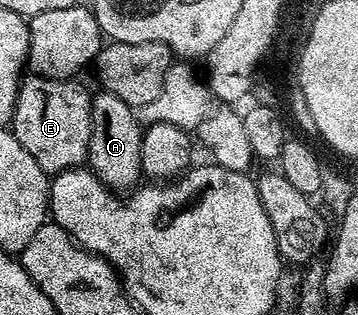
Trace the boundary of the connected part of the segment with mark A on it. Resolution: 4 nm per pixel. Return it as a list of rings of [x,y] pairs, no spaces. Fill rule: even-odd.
[[[101,90],[93,96],[91,106],[91,142],[88,167],[111,190],[132,190],[142,183],[141,134],[143,125],[138,113],[115,98],[115,94]]]

